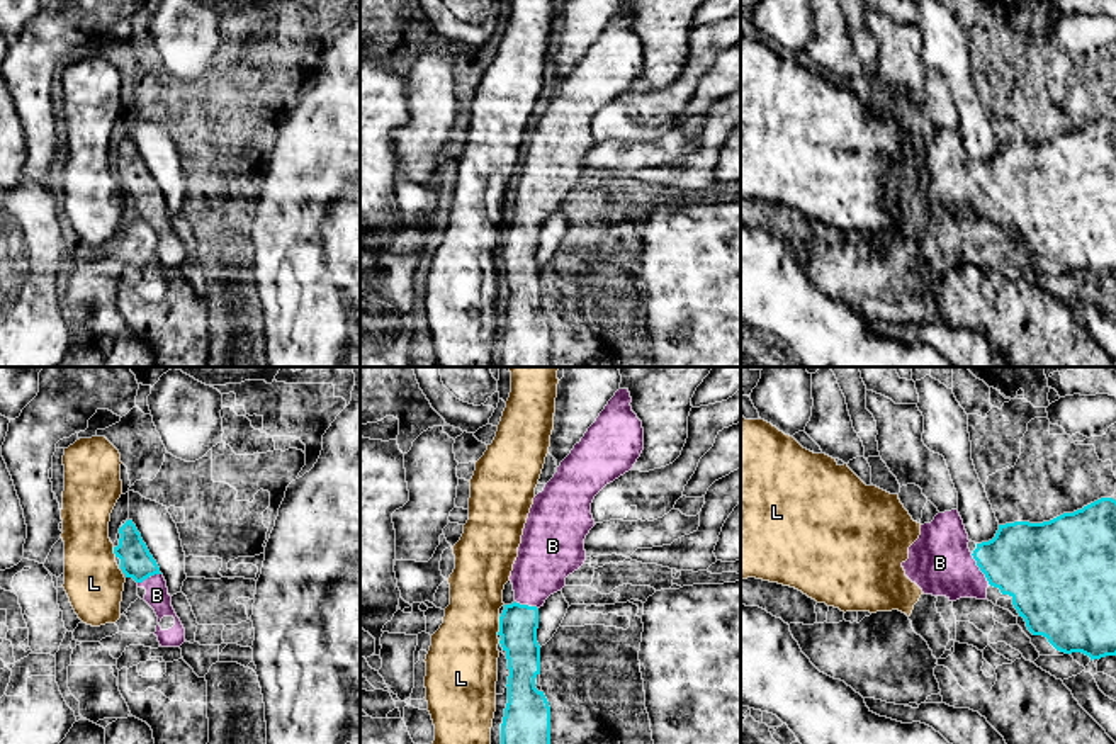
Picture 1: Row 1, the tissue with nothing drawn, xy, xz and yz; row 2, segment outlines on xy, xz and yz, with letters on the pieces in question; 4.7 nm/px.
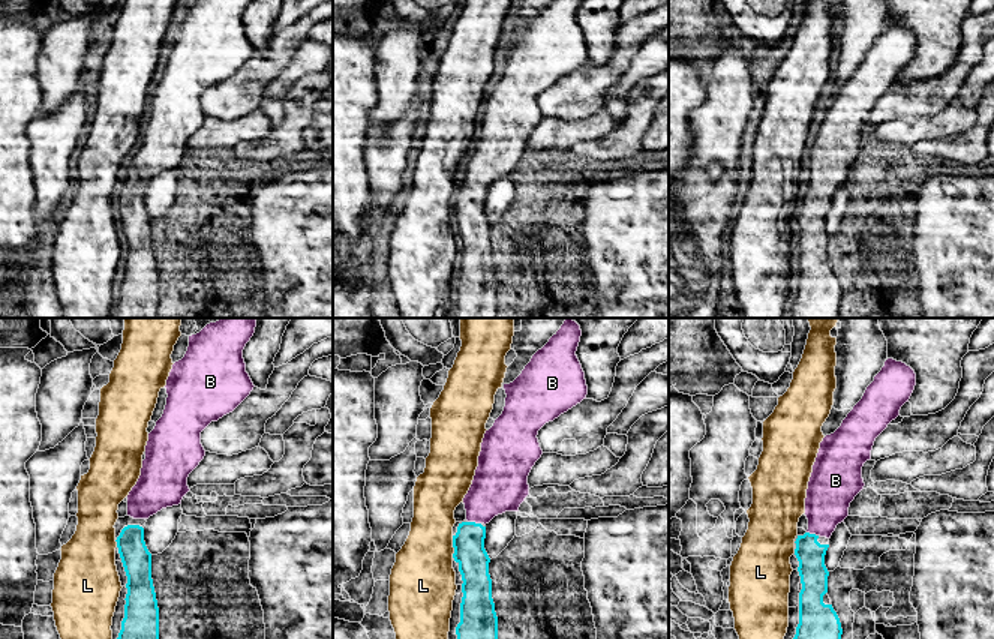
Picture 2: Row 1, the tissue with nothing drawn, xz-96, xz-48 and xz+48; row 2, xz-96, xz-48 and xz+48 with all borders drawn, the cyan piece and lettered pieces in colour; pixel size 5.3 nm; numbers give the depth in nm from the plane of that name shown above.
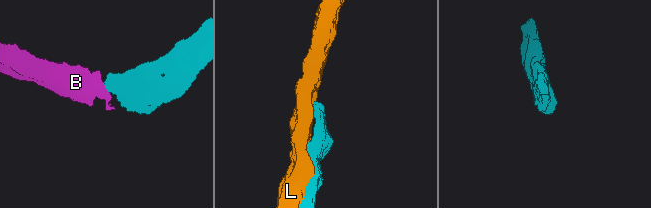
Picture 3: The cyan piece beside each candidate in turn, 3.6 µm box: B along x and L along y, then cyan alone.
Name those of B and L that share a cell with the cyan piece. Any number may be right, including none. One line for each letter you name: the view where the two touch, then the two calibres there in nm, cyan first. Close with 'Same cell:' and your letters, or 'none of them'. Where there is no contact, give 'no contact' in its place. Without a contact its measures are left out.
B: meets cyan in yz; 380 nm thick on the cyan side, 300 nm on the other
Same cell: B

